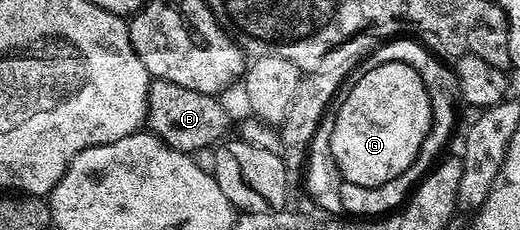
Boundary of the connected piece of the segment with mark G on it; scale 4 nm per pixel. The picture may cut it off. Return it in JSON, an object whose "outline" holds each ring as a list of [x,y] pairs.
{"outline":[[[391,63],[377,66],[365,76],[361,77],[352,87],[346,88],[345,94],[342,96],[343,104],[338,104],[336,113],[336,125],[333,126],[333,157],[337,161],[340,173],[343,174],[344,180],[358,187],[376,187],[385,181],[389,181],[393,177],[397,177],[401,173],[405,173],[405,169],[409,169],[413,165],[413,161],[417,157],[417,153],[421,149],[423,140],[431,131],[431,106],[429,105],[429,93],[425,93],[425,85],[421,81],[421,77],[409,65],[403,63]]]}

